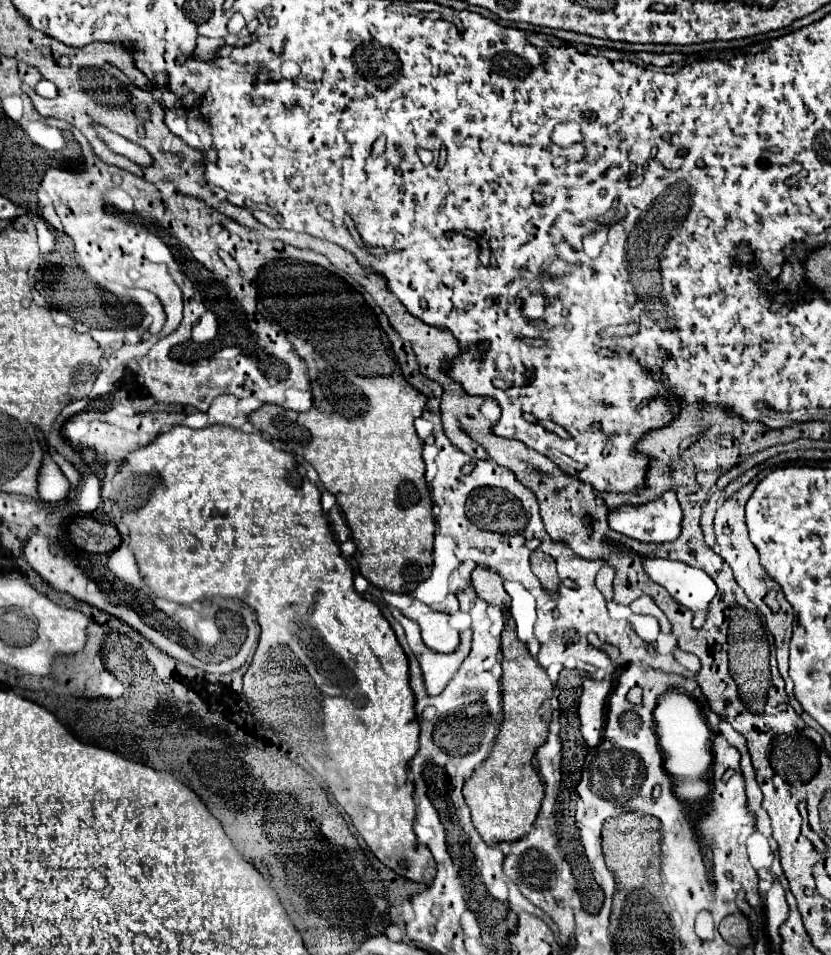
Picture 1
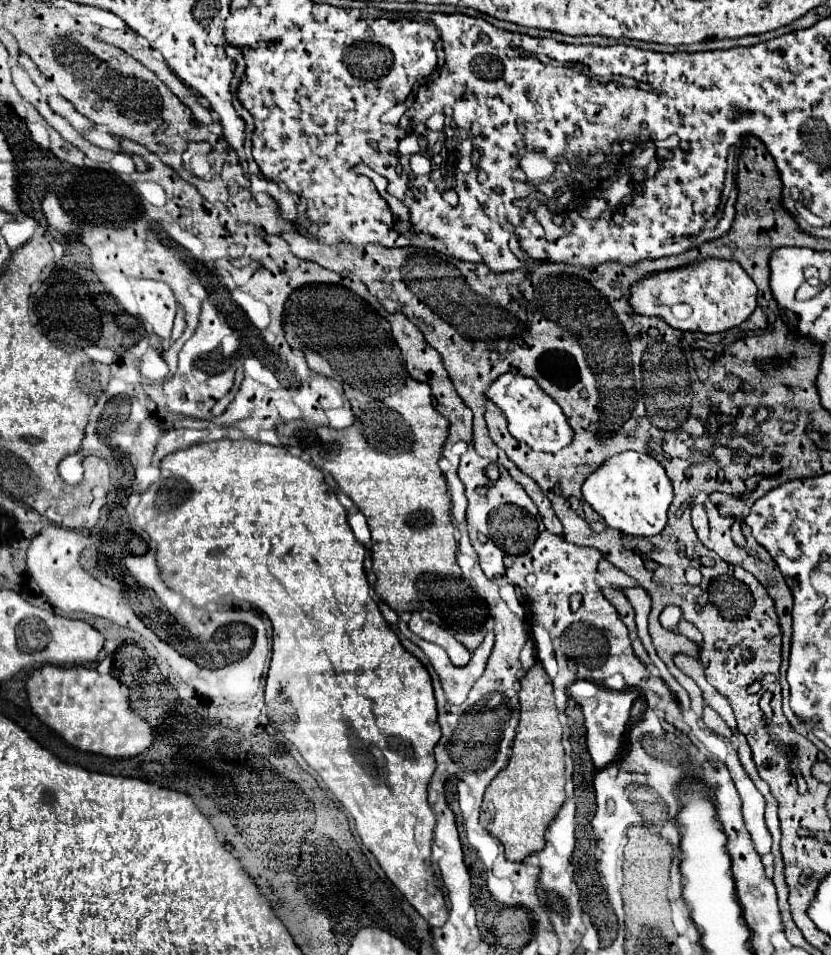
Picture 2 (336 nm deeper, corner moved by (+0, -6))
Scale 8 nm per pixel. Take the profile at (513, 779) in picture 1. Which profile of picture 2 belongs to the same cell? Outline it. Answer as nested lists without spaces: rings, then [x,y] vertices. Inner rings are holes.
[[[536,664],[526,670],[524,678],[520,680],[520,724],[514,738],[514,754],[504,770],[488,784],[484,798],[494,804],[494,818],[490,822],[490,834],[496,836],[506,848],[506,860],[522,862],[528,854],[538,852],[544,848],[544,830],[548,828],[550,820],[556,816],[560,804],[564,802],[564,748],[562,748],[562,726],[558,720],[558,710],[554,704],[552,682],[544,672],[542,664]]]

